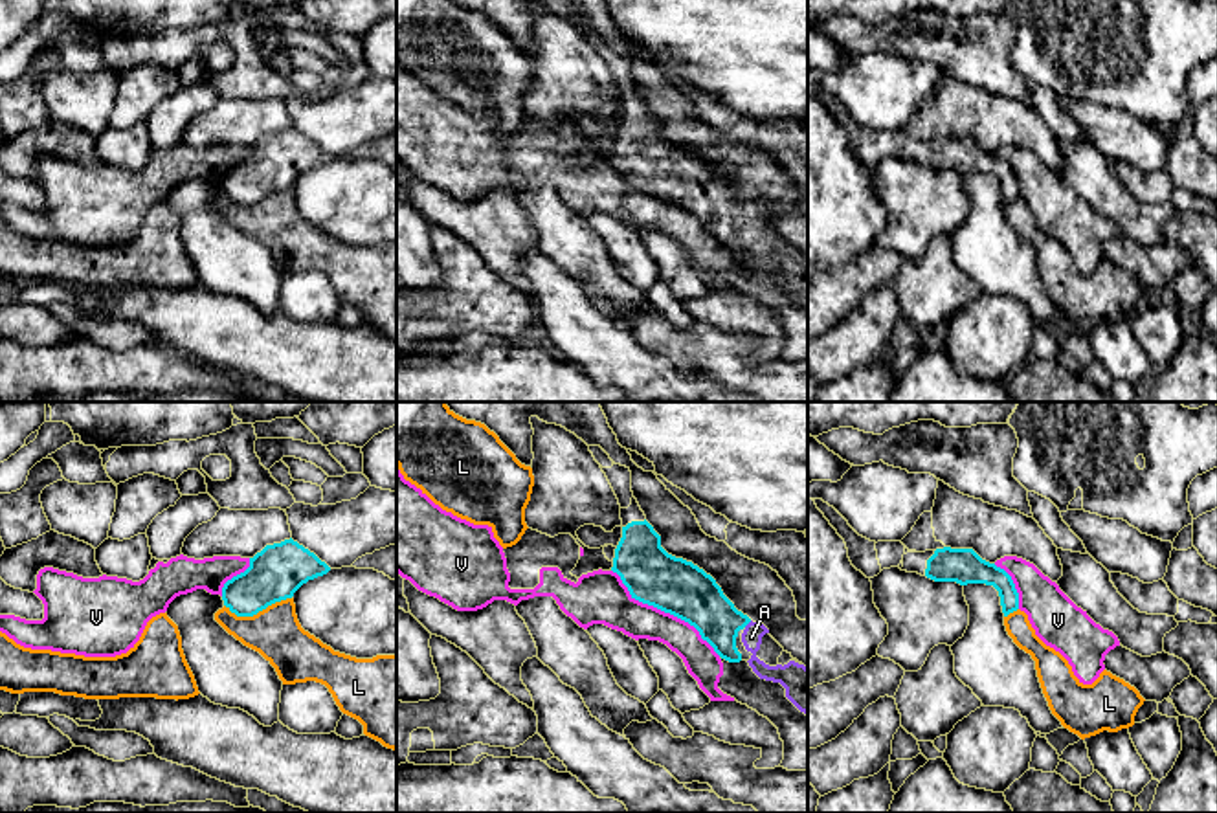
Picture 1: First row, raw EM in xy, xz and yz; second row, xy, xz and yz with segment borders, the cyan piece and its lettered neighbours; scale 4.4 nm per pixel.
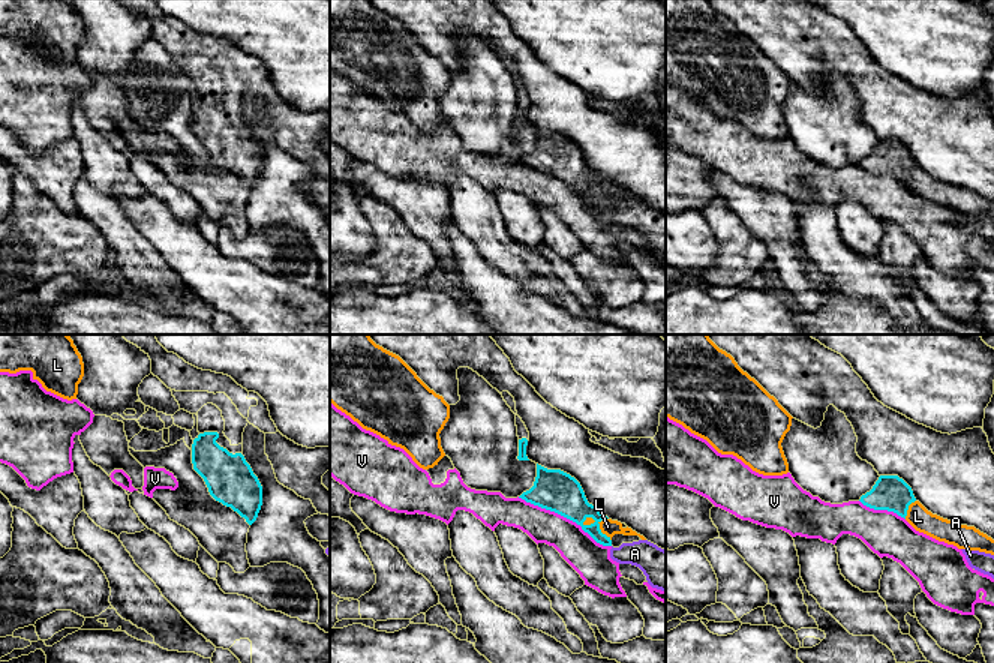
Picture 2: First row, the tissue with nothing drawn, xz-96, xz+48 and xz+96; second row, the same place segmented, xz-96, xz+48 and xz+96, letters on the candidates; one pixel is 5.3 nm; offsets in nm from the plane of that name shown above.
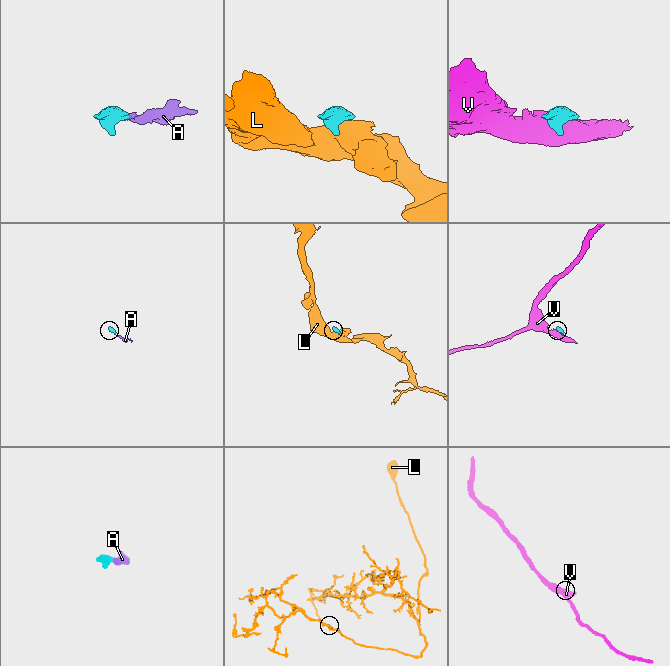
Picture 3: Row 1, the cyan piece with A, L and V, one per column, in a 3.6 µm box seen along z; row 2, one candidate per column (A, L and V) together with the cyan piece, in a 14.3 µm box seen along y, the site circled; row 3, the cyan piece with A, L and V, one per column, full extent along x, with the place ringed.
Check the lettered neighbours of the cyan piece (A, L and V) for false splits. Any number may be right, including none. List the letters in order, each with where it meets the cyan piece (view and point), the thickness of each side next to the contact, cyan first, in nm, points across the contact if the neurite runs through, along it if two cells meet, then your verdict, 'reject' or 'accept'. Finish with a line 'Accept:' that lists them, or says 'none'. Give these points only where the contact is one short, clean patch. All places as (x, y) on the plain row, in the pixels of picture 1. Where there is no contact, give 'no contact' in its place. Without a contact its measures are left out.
A: meets cyan in xz at (748, 211); 220 nm thick on the cyan side, 90 nm on the other; accept
L: meets cyan in xy at (257, 200); 240 nm thick on the cyan side, 220 nm on the other; reject
V: meets cyan in xz at (665, 200); 240 nm thick on the cyan side, 190 nm on the other; reject
Accept: A

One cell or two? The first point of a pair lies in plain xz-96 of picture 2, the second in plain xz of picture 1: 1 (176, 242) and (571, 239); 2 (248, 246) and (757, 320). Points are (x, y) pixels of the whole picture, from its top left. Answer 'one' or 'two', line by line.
1: two
2: one

